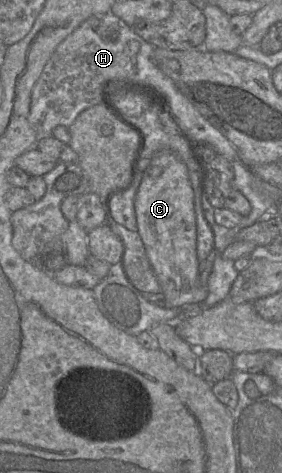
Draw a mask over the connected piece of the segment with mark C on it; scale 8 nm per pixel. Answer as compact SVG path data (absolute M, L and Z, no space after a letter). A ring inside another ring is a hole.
M159 151L145 170L135 196L138 231L147 257L162 288L166 308L200 303L208 295L198 277L197 224L194 193L187 166L171 151Z

